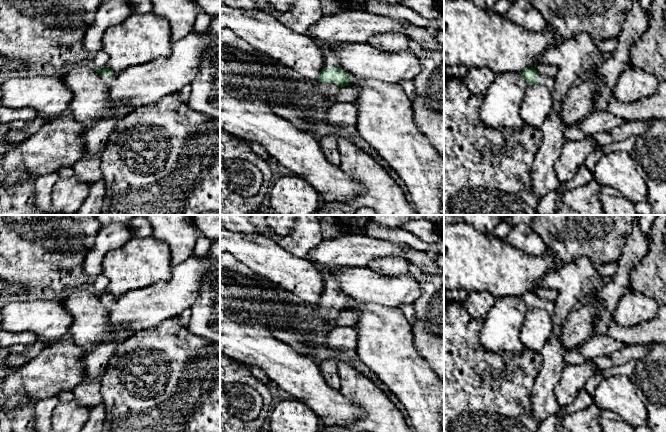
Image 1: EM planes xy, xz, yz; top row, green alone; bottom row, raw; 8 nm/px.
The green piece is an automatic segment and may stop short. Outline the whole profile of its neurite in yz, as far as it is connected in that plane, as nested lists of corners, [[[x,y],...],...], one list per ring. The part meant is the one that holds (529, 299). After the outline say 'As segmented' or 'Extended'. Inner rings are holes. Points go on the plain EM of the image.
[[[527,292],[520,297],[497,297],[480,331],[482,347],[490,352],[521,356],[525,347],[520,341],[520,329],[527,311],[542,308],[554,317],[555,306],[555,302],[539,298],[535,292]]]. Extended

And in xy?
[[[220,240],[212,242],[210,250],[205,257],[197,258],[192,255],[184,262],[173,267],[172,277],[168,281],[161,281],[151,286],[131,290],[130,292],[114,297],[108,291],[100,294],[93,293],[102,301],[109,313],[109,322],[114,329],[116,339],[113,342],[104,342],[94,345],[85,352],[82,358],[84,378],[97,378],[102,375],[115,355],[117,347],[128,337],[139,331],[152,329],[165,320],[178,317],[192,305],[198,298],[200,287],[210,281],[211,267],[220,264]]]. Extended

